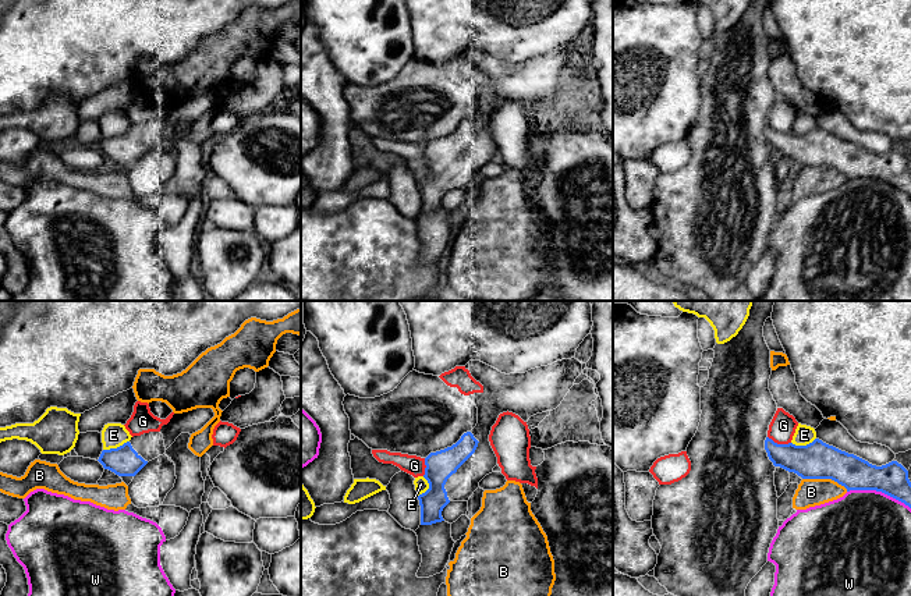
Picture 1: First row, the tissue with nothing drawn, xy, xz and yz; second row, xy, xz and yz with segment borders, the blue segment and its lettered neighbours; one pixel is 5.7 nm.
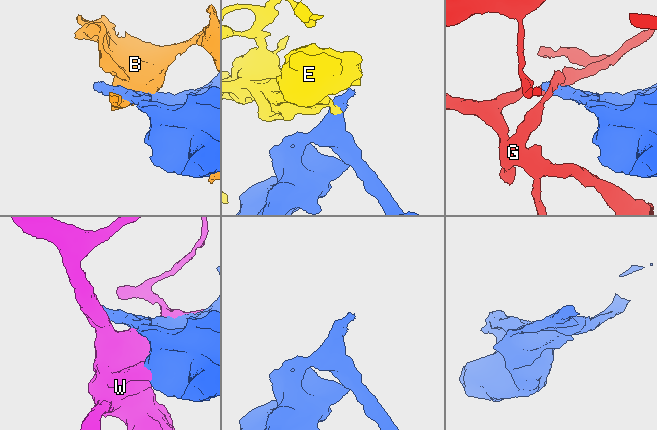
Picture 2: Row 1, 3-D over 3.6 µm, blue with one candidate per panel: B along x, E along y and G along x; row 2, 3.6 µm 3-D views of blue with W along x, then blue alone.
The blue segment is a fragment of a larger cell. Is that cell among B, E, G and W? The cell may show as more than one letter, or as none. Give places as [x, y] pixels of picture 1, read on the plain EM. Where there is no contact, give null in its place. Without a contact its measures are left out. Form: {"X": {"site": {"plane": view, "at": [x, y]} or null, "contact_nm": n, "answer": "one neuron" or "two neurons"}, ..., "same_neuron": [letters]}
{"B": {"site": {"plane": "yz", "at": [825, 166]}, "contact_nm": 280, "answer": "two neurons"}, "E": {"site": {"plane": "xy", "at": [117, 135]}, "contact_nm": 160, "answer": "two neurons"}, "G": {"site": {"plane": "yz", "at": [779, 132]}, "contact_nm": 140, "answer": "two neurons"}, "W": {"site": {"plane": "yz", "at": [879, 178]}, "contact_nm": 380, "answer": "two neurons"}, "same_neuron": []}

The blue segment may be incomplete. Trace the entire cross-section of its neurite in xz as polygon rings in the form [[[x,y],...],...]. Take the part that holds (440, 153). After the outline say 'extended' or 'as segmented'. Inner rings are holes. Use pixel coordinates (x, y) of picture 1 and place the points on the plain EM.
[[[575,46],[561,47],[525,61],[506,63],[481,49],[469,49],[468,58],[483,74],[482,81],[465,84],[478,96],[478,111],[451,135],[430,141],[425,146],[423,166],[428,168],[429,177],[418,184],[421,213],[444,209],[442,205],[443,196],[450,189],[468,189],[479,175],[479,170],[493,160],[493,156],[497,153],[497,145],[490,134],[489,123],[499,103],[508,99],[528,110],[536,102],[556,97],[574,74],[575,67],[582,61],[582,52]]] | extended

